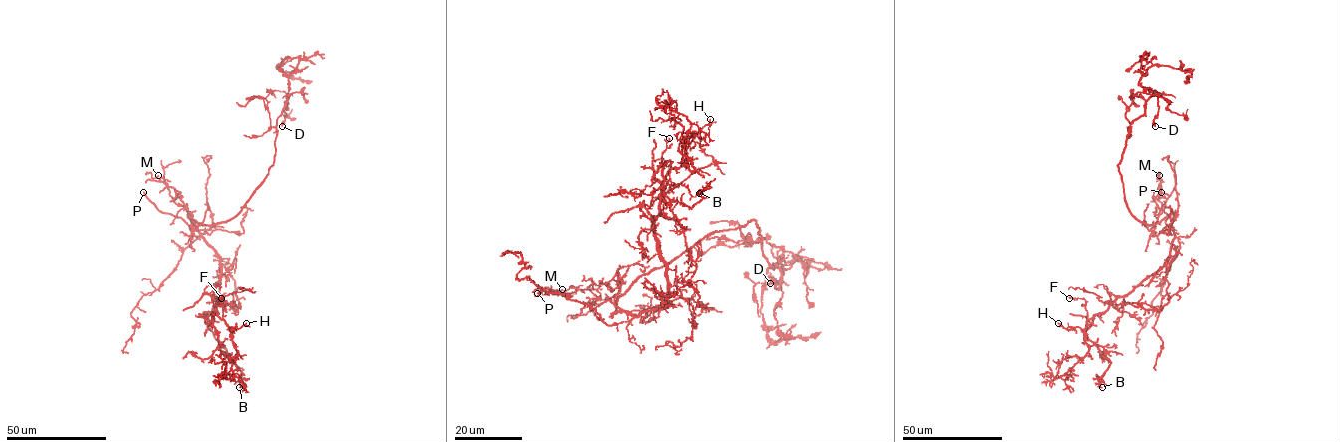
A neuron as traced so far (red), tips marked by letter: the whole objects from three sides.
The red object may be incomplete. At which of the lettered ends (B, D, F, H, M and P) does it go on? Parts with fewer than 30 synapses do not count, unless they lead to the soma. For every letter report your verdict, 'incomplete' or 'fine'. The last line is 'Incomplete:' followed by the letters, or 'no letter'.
B: fine
D: fine
F: fine
H: fine
M: fine
P: fine
Incomplete: no letter

